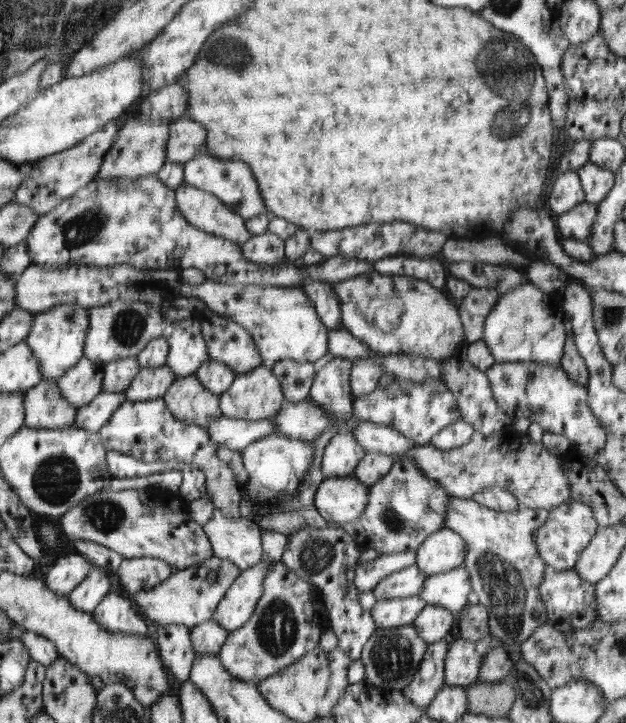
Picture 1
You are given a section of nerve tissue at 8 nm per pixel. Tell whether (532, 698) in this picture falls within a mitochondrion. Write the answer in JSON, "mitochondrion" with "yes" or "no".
{"mitochondrion":"yes"}

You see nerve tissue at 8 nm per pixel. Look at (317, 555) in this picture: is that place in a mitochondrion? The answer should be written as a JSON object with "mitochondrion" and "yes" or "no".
{"mitochondrion":"yes"}

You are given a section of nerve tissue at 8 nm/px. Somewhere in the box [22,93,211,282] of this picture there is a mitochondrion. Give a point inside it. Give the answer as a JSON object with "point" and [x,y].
{"point":[83,229]}

